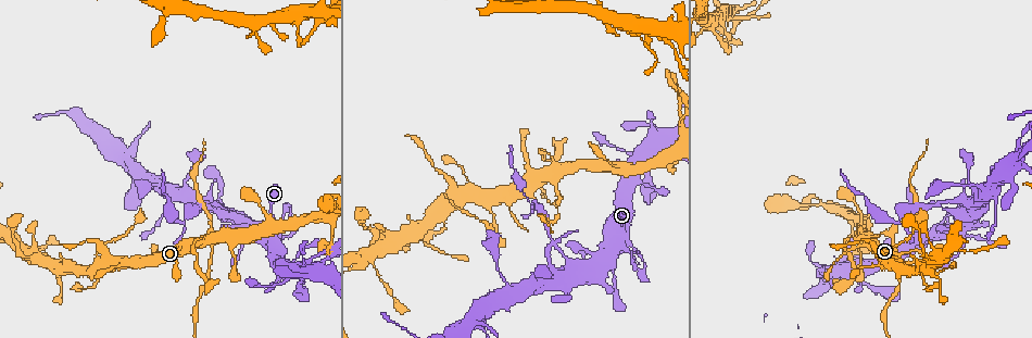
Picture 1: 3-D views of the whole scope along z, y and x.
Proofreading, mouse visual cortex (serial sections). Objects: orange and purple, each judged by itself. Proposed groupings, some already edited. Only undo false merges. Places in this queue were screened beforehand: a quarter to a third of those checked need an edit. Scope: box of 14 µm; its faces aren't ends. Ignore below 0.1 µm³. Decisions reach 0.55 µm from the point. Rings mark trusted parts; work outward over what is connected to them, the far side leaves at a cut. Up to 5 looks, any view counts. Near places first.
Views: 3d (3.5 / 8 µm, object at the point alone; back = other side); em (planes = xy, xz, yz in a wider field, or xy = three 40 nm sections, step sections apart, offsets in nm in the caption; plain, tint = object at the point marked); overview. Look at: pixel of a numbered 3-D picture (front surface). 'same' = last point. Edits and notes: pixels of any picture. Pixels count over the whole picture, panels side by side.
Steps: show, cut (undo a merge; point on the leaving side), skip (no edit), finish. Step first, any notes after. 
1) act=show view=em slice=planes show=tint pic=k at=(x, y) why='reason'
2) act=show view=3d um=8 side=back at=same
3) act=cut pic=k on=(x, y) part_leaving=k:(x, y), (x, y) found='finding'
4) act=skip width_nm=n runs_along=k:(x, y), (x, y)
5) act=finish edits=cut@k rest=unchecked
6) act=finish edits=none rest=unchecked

act=show view=3d um=3.5 pic=1 at=(206, 230) why='sharp bend'

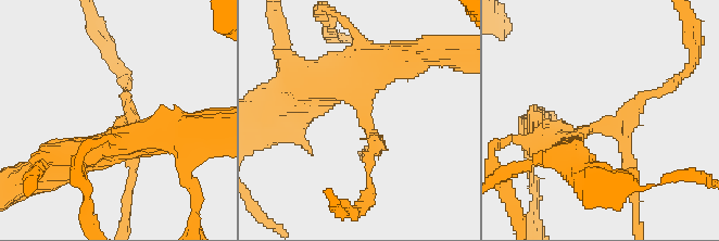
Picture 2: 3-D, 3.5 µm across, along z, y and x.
act=show view=em slice=planes show=tint pic=2 at=(612, 125) arms=3 arm_widths_nm=100,100,350 why='shape alone is not enough'

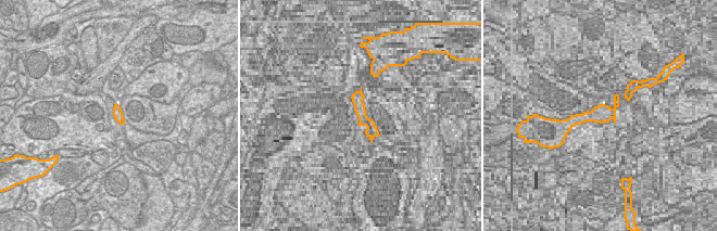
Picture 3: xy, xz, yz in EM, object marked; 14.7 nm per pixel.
act=cut pic=2 on=(368, 164) part_leaving=2:(370, 136), (370, 200), (353, 211) found='a second cell is stuck on'

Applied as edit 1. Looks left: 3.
act=show view=overview

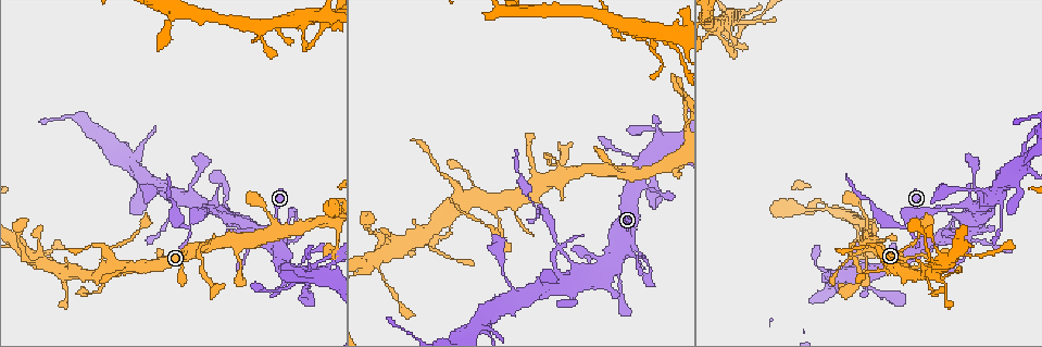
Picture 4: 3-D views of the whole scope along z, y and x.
act=show view=3d um=3.5 pic=4 at=(466, 203) why='four arms meet'

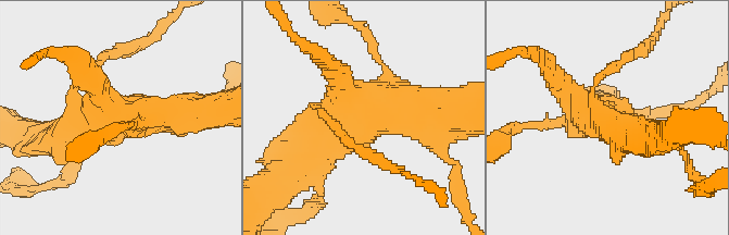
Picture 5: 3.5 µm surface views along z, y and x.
act=show view=em slice=xy step=1 show=tint pic=5 at=(117, 119) why='shape alone is not enough'

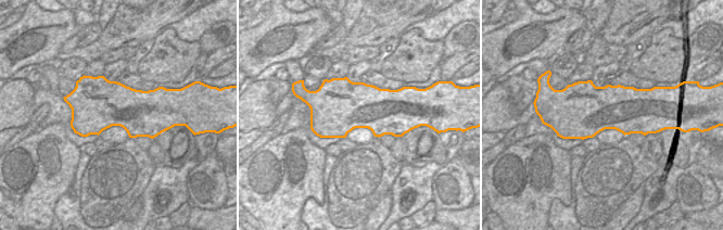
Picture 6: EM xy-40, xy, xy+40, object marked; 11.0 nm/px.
act=skip runs_along=5:(432, 109), (346, 116), (305, 156) found='all the same cell'

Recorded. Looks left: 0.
act=finish edits=cut@2 rest=unchecked

